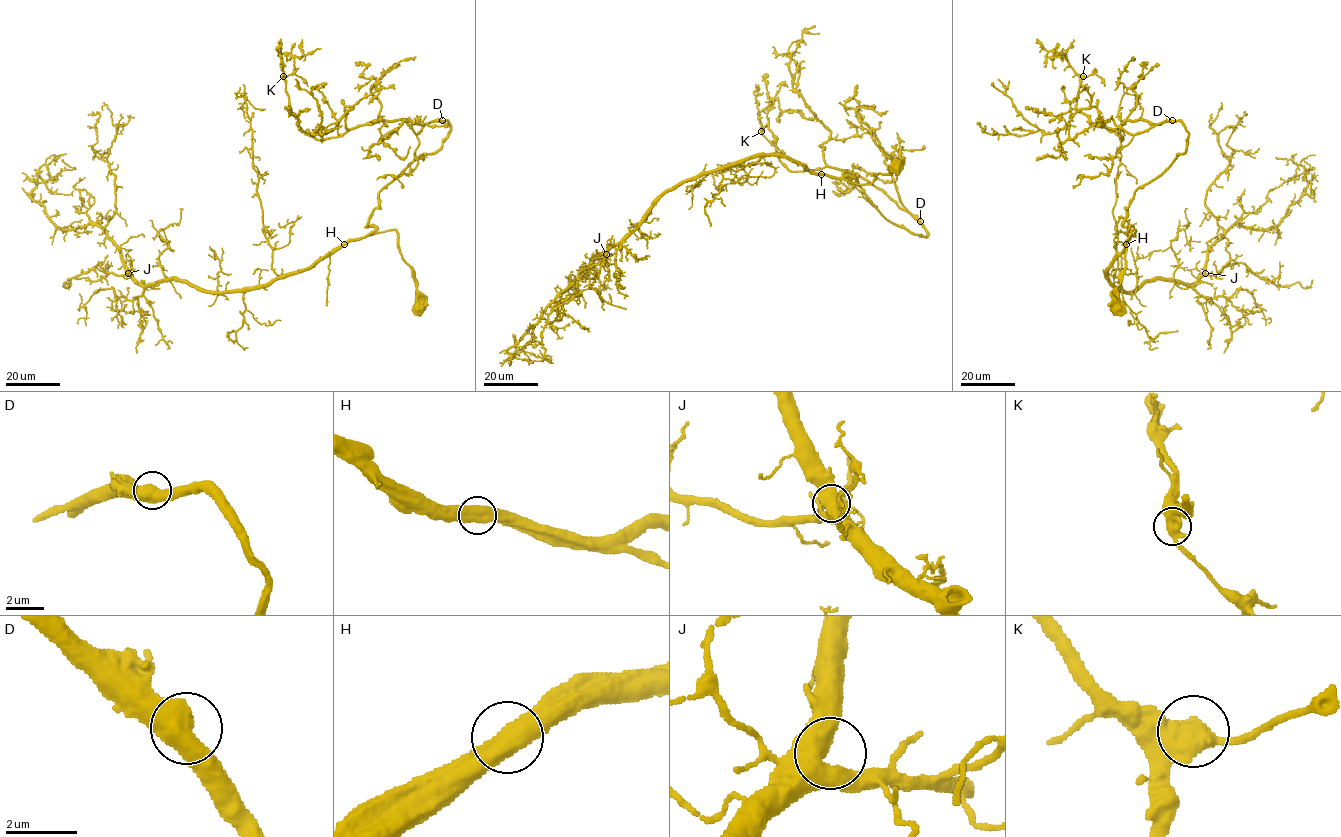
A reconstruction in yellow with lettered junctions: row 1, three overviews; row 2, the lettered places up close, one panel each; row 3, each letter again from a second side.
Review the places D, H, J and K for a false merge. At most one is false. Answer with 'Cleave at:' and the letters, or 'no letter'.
Cleave at: no letter

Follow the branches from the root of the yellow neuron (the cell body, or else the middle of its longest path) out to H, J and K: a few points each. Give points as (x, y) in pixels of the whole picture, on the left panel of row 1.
H: (419, 306), (414, 276), (402, 256), (394, 229), (350, 239), (344, 243)
J: (419, 306), (394, 229), (350, 239), (305, 268), (239, 290), (203, 291), (177, 279), (141, 285), (128, 273)
K: (419, 306), (397, 232), (366, 226), (450, 124), (315, 139), (283, 76)

